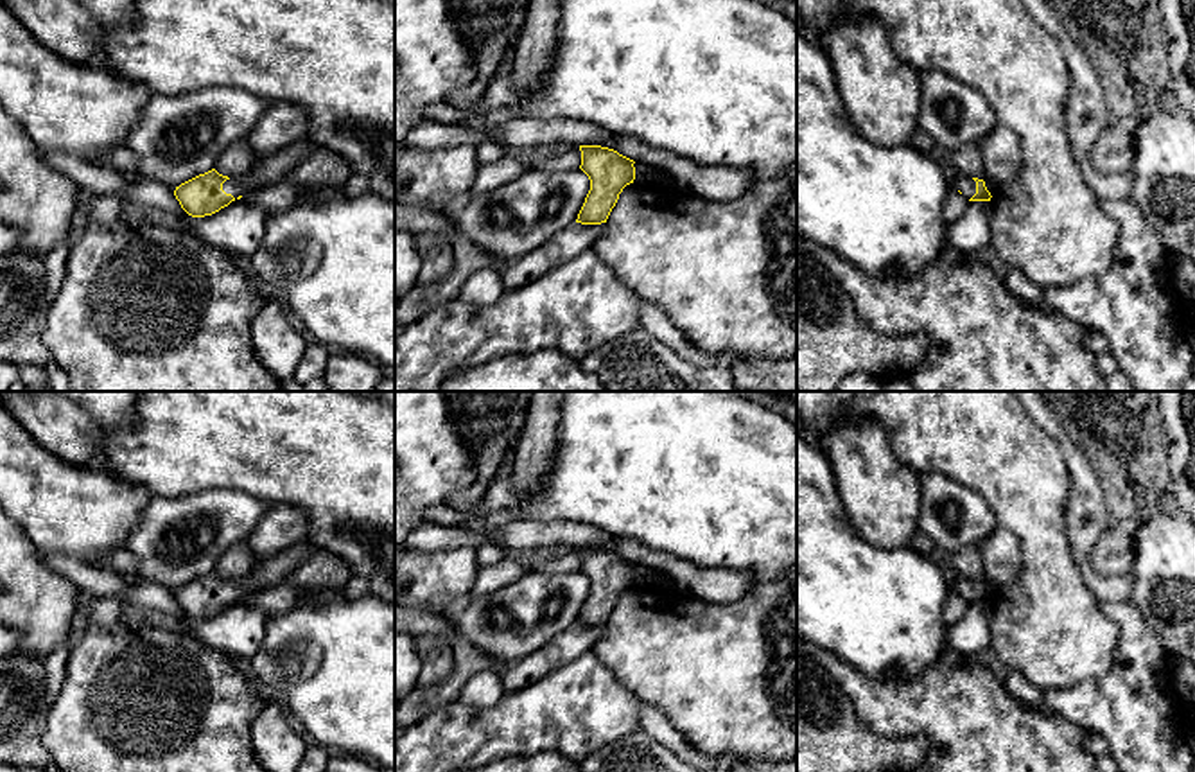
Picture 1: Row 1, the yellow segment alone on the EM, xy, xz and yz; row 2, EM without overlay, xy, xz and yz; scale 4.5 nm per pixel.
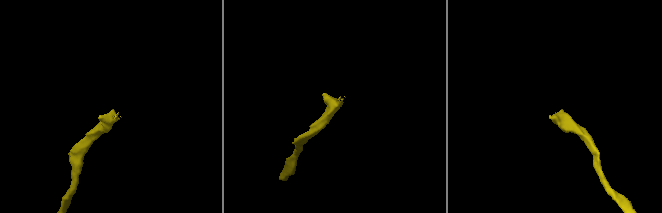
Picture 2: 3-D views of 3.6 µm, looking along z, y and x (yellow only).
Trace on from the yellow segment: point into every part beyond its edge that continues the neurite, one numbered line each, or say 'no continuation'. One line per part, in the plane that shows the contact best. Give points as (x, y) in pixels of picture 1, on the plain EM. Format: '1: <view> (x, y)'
1: xy (271, 571)

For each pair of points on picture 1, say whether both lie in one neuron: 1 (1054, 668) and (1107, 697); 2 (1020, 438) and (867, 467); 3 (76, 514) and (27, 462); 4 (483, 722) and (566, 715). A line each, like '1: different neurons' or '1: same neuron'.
1: different neurons
2: different neurons
3: same neuron
4: same neuron

